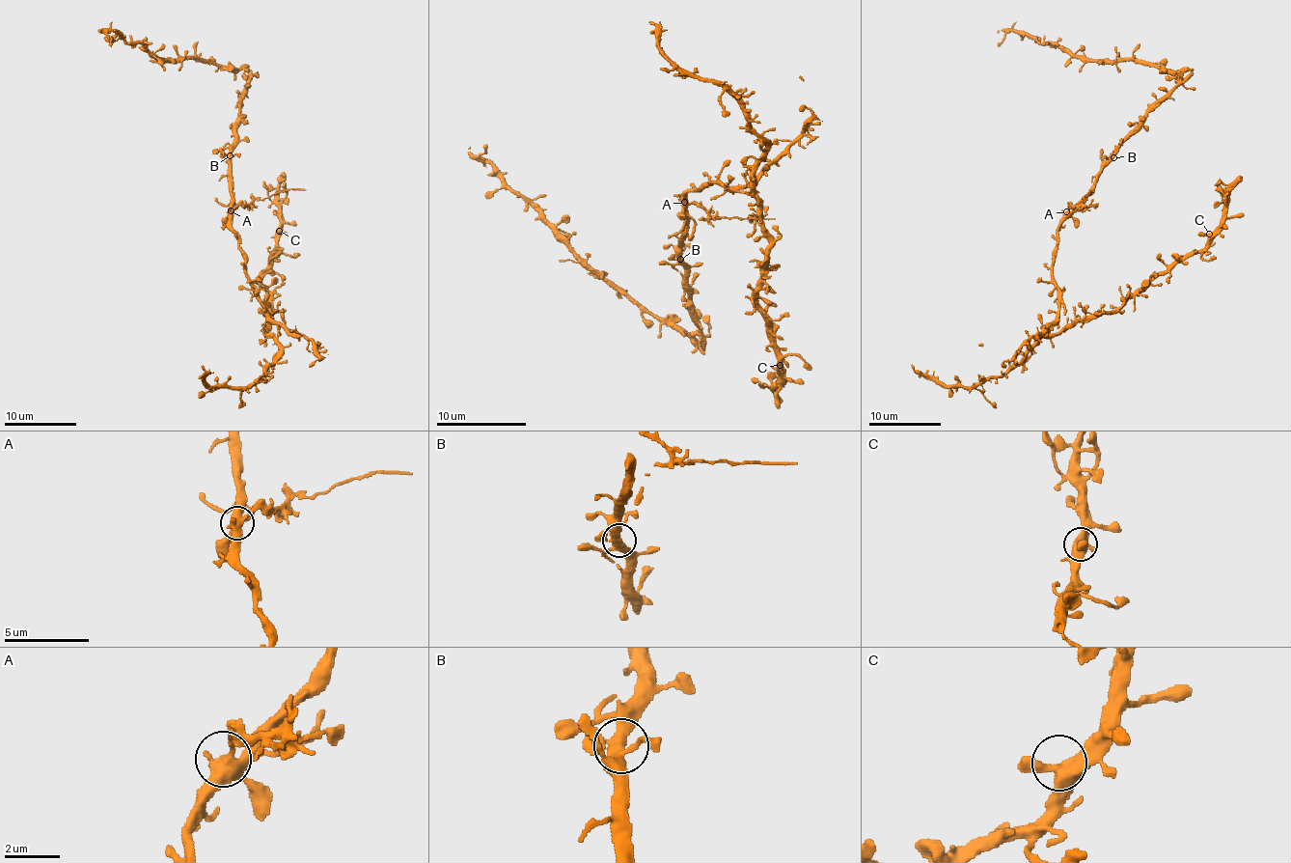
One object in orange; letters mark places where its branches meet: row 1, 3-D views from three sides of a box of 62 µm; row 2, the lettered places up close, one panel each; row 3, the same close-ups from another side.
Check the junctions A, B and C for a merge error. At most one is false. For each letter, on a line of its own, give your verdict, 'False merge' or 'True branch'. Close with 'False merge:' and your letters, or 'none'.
A: False merge
B: True branch
C: True branch
False merge: A

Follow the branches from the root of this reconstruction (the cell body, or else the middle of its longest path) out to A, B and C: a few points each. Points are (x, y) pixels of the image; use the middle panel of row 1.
A: (689, 221), (684, 202)
B: (689, 221), (682, 236), (680, 259)
C: (689, 221), (685, 200), (690, 190), (709, 182), (751, 185), (769, 243), (765, 281), (755, 301), (780, 365)

